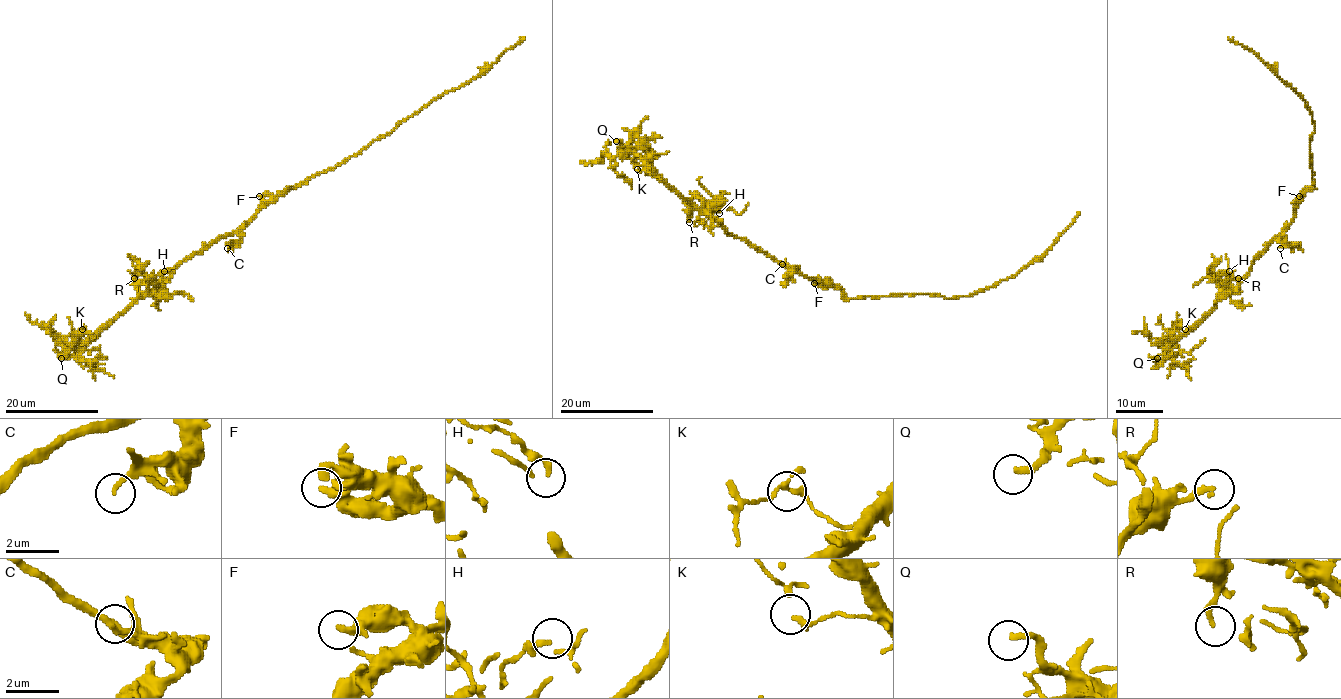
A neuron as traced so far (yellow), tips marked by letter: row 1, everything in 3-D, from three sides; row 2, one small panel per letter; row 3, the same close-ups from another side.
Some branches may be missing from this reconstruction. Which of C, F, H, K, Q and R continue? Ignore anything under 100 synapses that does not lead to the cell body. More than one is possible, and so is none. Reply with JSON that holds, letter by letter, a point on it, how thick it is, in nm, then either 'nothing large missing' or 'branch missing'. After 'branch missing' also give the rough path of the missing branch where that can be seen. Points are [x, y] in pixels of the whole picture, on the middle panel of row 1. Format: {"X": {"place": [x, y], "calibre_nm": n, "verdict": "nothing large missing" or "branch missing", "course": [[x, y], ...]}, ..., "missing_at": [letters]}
{"C": {"place": [782, 264], "calibre_nm": 160, "verdict": "nothing large missing"}, "F": {"place": [814, 283], "calibre_nm": 360, "verdict": "nothing large missing"}, "H": {"place": [719, 213], "calibre_nm": 200, "verdict": "nothing large missing"}, "K": {"place": [637, 169], "calibre_nm": 130, "verdict": "nothing large missing"}, "Q": {"place": [616, 141], "calibre_nm": 240, "verdict": "branch missing"}, "R": {"place": [689, 222], "calibre_nm": 160, "verdict": "nothing large missing"}, "missing_at": ["Q"]}

